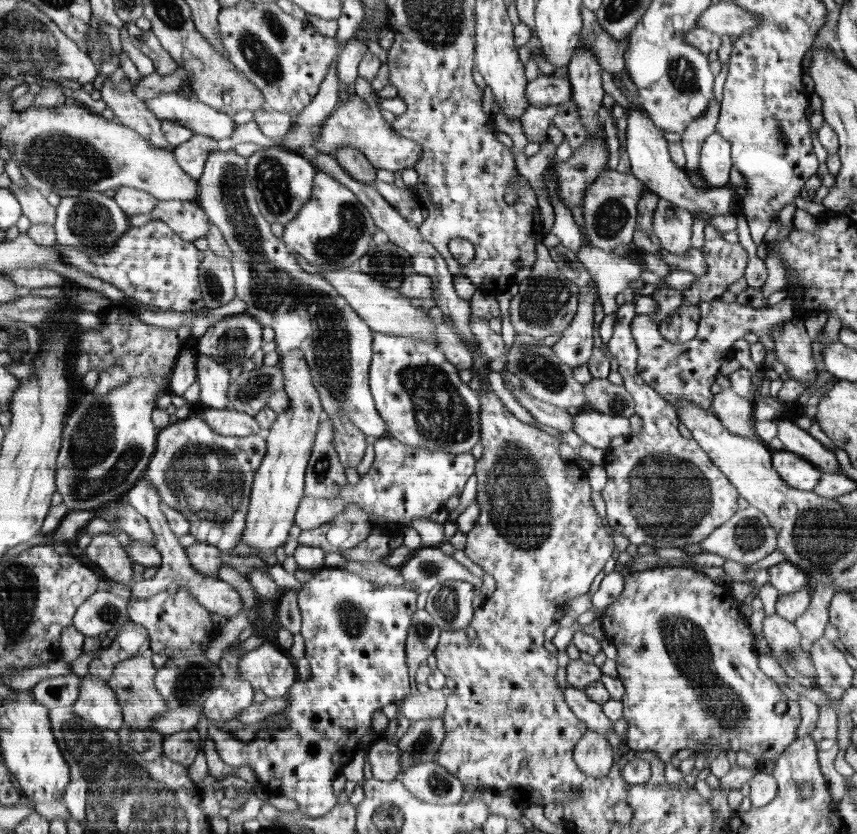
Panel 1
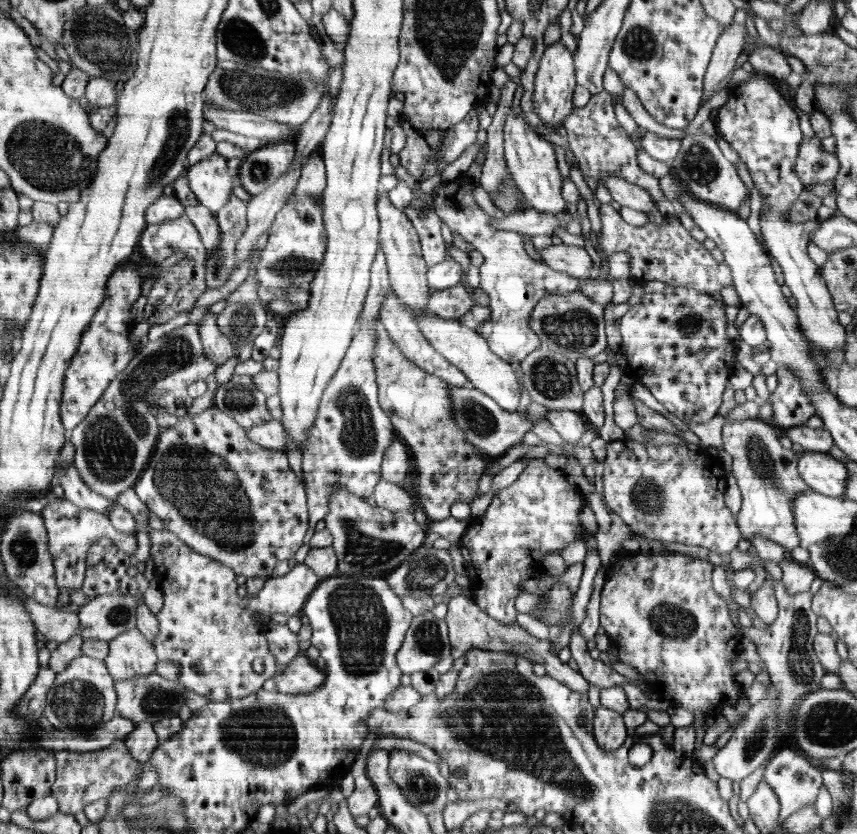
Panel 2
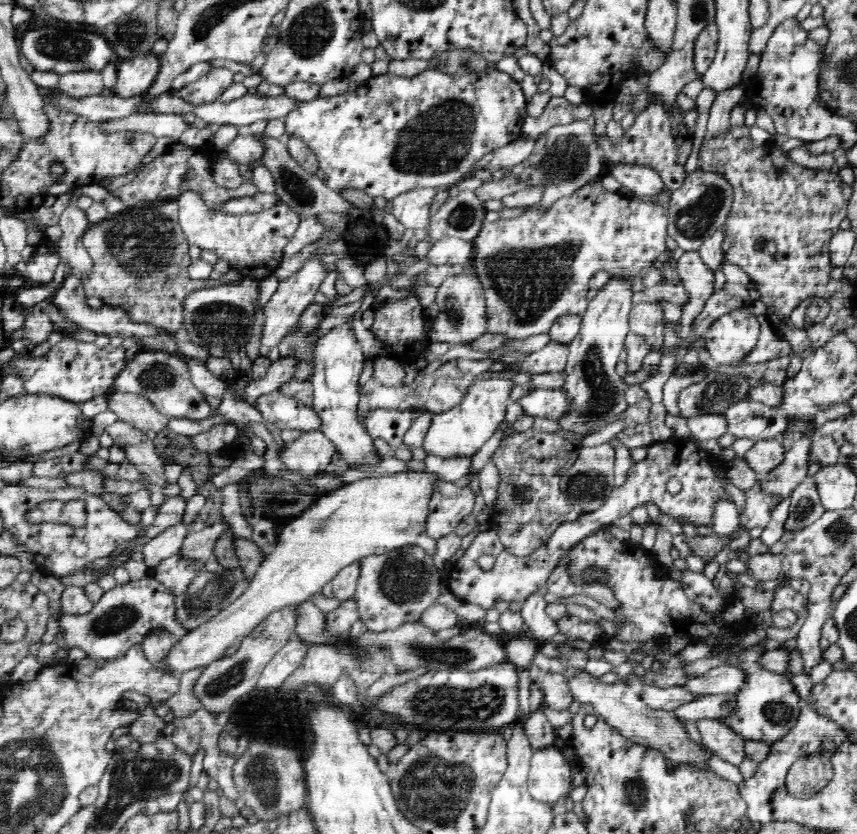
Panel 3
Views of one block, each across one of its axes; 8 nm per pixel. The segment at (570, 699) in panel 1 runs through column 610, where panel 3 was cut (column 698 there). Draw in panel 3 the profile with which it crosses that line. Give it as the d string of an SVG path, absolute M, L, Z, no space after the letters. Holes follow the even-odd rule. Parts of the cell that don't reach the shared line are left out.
M722 719L696 720L697 728L703 743L717 753L718 758L740 766L747 755L745 753L745 740L736 734Z

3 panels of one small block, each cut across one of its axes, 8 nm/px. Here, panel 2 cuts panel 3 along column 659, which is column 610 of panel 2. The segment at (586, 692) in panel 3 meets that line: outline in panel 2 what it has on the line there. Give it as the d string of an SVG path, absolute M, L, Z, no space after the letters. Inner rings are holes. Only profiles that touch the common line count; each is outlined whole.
M600 706L594 712L594 733L600 748L610 751L622 746L630 730L626 730L626 721L619 712Z

